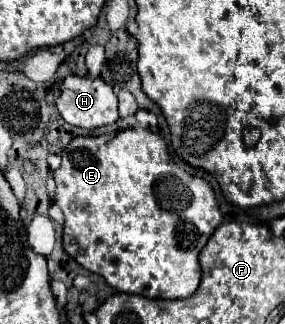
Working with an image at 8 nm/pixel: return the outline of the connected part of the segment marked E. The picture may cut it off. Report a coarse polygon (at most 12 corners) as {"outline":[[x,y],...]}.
{"outline":[[161,135],[75,137],[63,249],[113,289],[187,299],[221,223]]}

